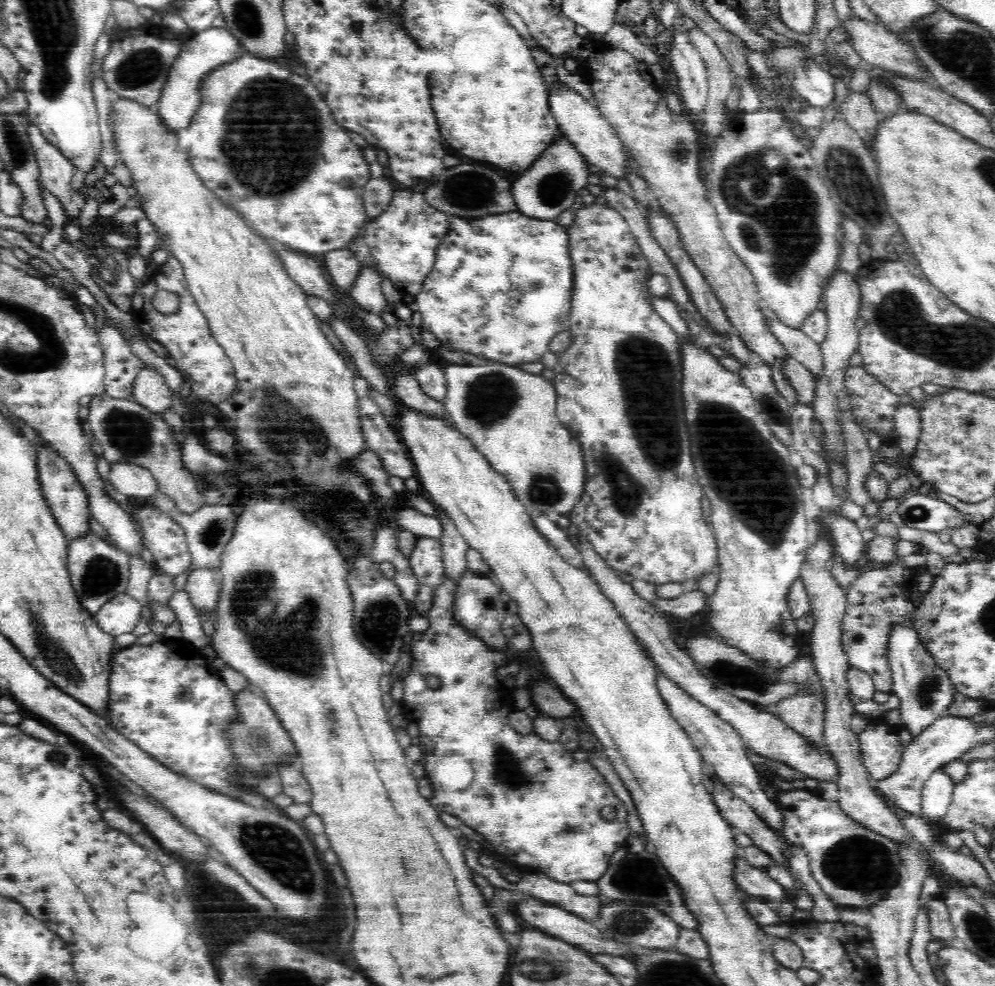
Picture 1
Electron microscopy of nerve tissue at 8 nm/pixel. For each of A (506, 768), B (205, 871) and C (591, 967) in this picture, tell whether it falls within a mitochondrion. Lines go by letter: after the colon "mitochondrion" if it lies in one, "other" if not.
A: mitochondrion
B: other
C: other

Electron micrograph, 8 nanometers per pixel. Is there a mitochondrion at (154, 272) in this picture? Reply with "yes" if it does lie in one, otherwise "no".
no

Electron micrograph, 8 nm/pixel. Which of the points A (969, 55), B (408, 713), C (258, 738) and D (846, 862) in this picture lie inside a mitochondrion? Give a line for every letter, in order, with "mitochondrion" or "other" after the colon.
A: mitochondrion
B: other
C: mitochondrion
D: mitochondrion

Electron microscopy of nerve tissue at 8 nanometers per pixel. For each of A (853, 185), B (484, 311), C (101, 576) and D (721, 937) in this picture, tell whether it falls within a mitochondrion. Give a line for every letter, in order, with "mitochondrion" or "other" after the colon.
A: mitochondrion
B: other
C: mitochondrion
D: other

